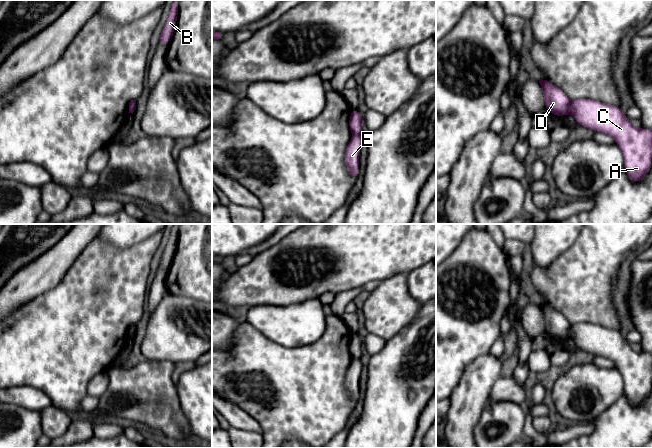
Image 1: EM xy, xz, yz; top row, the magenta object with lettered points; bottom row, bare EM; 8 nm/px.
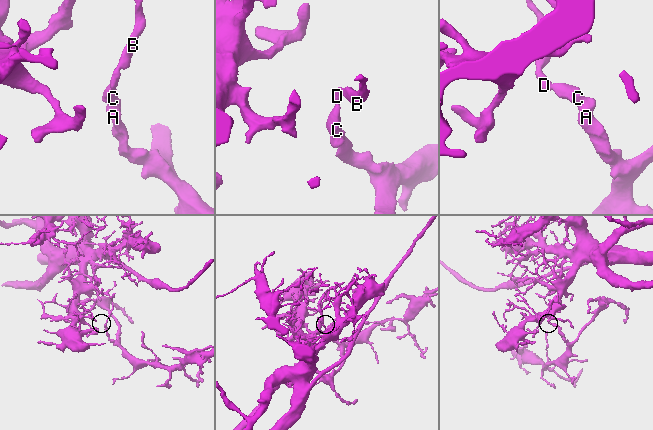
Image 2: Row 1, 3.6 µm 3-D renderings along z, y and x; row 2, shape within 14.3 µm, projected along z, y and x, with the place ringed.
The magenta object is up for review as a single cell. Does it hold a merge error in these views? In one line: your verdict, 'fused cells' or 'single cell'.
fused cells

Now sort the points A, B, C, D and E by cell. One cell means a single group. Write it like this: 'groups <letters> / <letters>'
groups A C E / B D

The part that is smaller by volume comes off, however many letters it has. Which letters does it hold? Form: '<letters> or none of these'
A, C, E

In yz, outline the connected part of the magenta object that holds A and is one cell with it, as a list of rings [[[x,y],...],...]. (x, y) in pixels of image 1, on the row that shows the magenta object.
[[[591,99],[571,102],[571,114],[580,126],[610,135],[623,152],[624,172],[634,182],[643,180],[652,166],[652,130],[634,127],[619,107]]]

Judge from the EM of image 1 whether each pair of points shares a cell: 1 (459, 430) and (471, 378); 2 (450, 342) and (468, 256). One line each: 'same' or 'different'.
1: same
2: same

